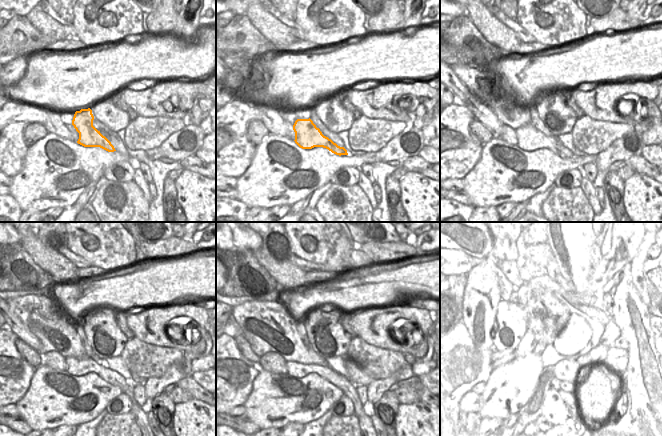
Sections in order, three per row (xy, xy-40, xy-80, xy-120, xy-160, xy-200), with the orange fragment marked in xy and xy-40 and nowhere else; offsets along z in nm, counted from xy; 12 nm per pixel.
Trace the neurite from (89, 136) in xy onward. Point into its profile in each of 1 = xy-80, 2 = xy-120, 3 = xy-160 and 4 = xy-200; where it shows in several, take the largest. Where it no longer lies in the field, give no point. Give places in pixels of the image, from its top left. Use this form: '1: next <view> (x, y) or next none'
1: next xy-80 (529, 138)
2: next xy-120 (78, 367)
3: next xy-160 (295, 369)
4: next xy-200 (515, 370)

